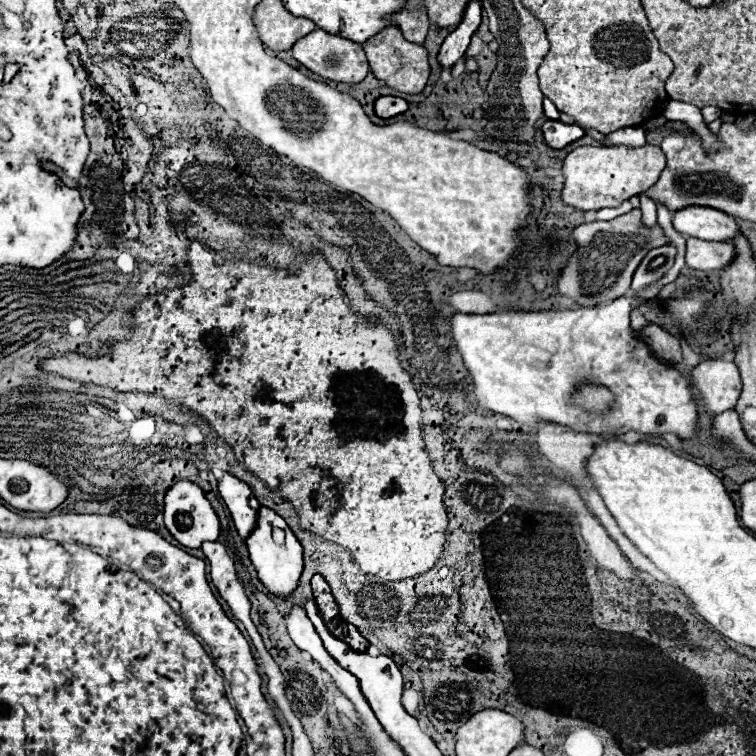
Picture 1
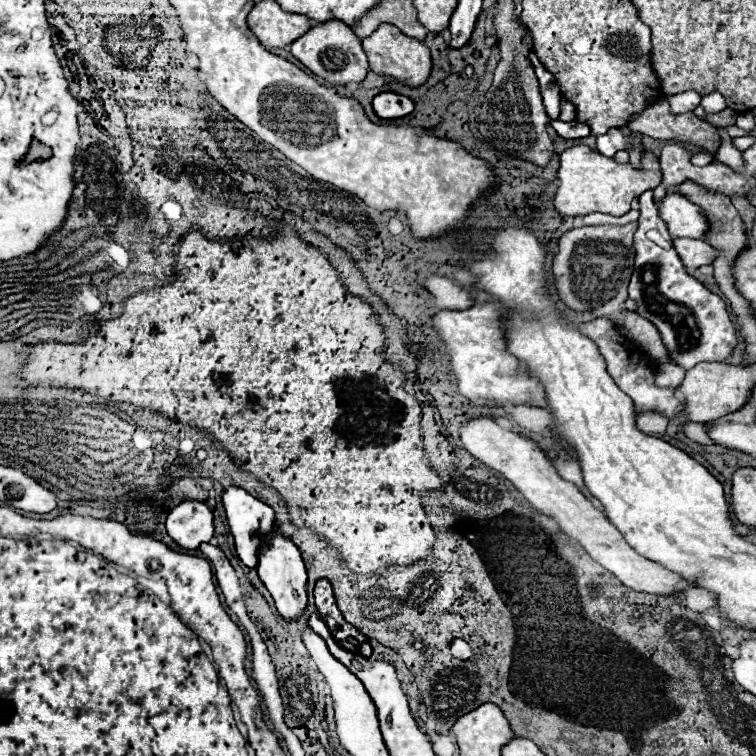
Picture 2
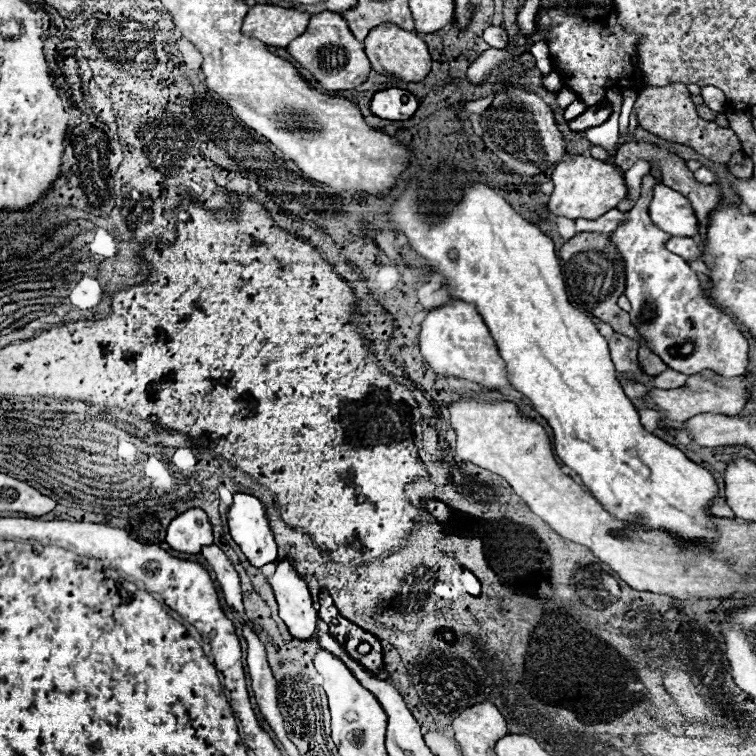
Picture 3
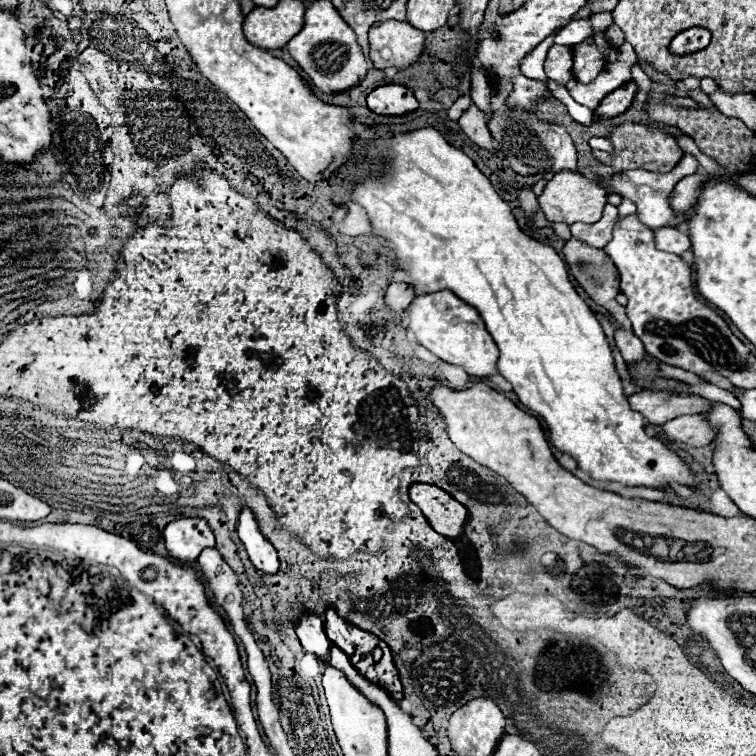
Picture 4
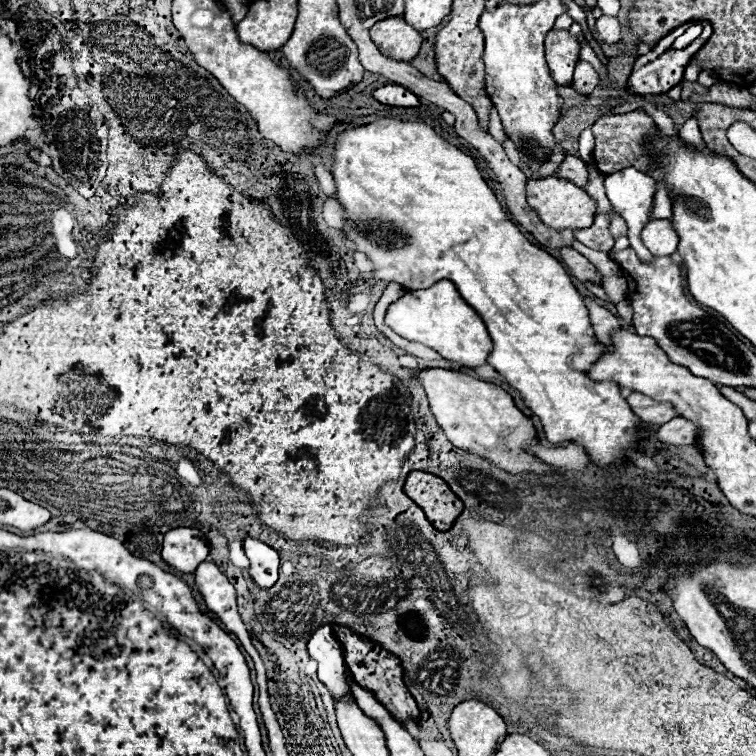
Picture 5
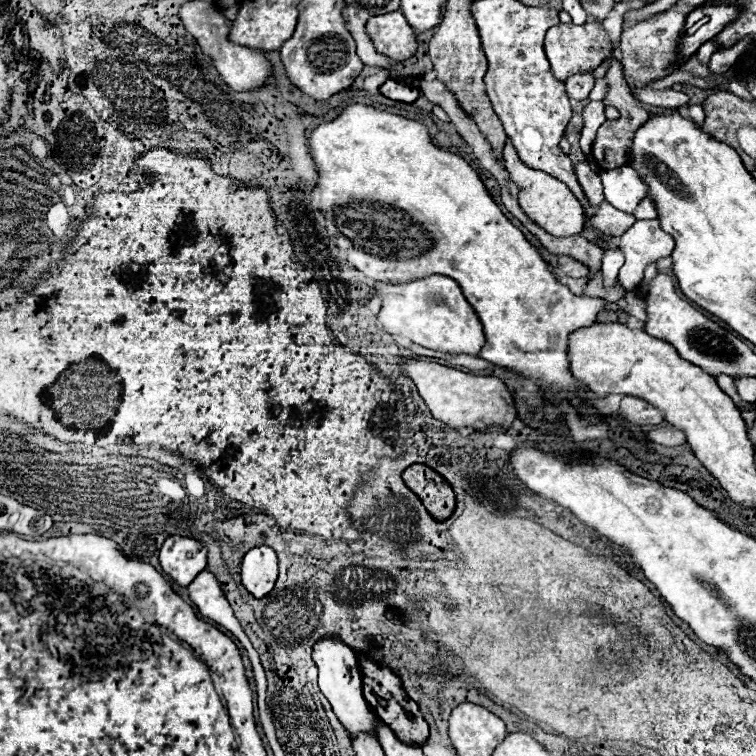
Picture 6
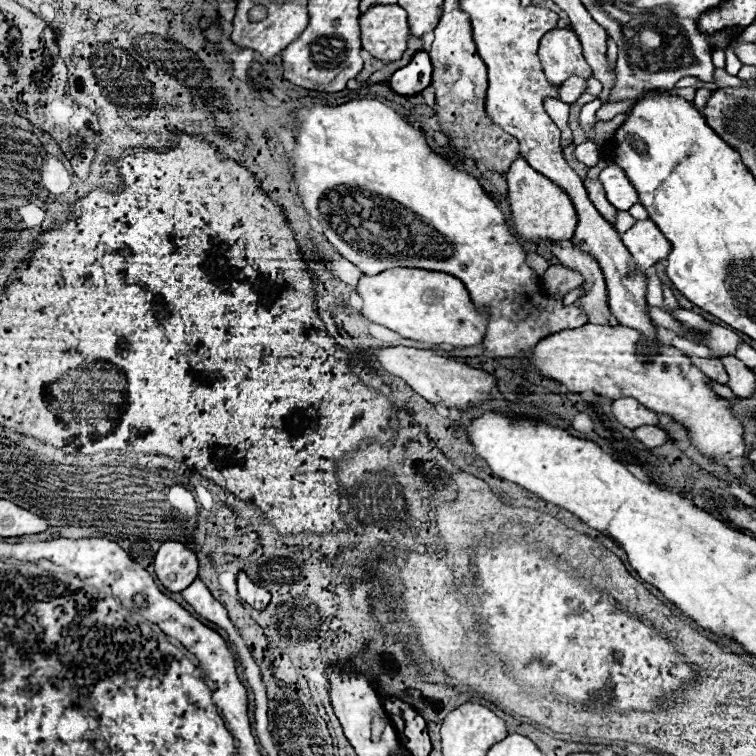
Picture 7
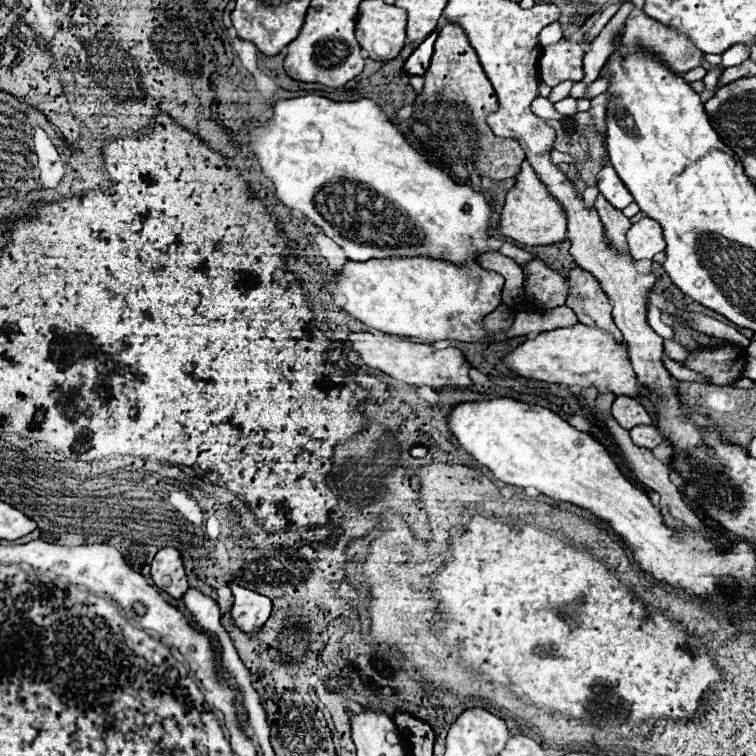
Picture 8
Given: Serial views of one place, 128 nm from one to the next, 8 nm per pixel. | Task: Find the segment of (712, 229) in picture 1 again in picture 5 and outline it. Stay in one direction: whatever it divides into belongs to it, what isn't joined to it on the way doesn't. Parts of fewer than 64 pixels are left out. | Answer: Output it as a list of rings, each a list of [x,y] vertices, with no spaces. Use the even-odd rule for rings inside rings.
[[[690,118],[682,128],[680,128],[680,138],[690,146],[690,148],[704,148],[704,142],[702,142],[702,136],[700,136],[700,130],[698,130],[698,124],[696,124],[696,118]],[[624,168],[616,174],[608,174],[604,180],[604,188],[606,188],[606,196],[612,202],[612,206],[618,208],[618,212],[622,214],[622,218],[628,222],[628,234],[630,247],[632,247],[642,262],[651,262],[653,255],[644,247],[641,242],[640,234],[644,224],[648,224],[652,220],[652,206],[654,206],[654,194],[656,194],[656,184],[658,180],[636,170],[636,168]]]

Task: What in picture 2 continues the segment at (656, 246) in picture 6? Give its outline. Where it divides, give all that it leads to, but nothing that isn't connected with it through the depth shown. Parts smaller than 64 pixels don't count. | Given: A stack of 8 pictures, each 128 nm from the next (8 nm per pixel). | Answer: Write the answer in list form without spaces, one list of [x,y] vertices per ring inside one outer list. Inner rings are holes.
[[[676,238],[674,248],[684,266],[694,266],[694,268],[712,264],[712,260],[716,260],[716,254],[720,254],[716,248],[710,248],[708,242],[694,238]]]

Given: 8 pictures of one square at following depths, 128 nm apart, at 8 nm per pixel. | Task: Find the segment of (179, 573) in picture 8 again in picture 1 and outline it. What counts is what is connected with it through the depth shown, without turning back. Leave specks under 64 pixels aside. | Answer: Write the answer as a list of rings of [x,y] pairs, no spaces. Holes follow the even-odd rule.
[[[180,480],[166,490],[164,522],[166,522],[166,528],[170,530],[170,534],[182,546],[188,546],[188,548],[200,548],[200,544],[204,544],[208,540],[218,540],[218,534],[220,534],[220,522],[218,522],[218,516],[216,516],[212,504],[206,500],[202,488],[190,480]]]

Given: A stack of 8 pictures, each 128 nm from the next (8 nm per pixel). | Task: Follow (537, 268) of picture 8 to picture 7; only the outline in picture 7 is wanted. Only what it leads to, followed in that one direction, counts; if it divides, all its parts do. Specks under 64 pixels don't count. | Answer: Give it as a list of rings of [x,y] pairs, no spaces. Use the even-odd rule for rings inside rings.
[[[562,264],[550,266],[542,276],[542,286],[548,292],[558,292],[560,296],[570,292],[572,288],[578,288],[582,282],[584,278],[578,272],[570,272],[570,268],[564,268]]]

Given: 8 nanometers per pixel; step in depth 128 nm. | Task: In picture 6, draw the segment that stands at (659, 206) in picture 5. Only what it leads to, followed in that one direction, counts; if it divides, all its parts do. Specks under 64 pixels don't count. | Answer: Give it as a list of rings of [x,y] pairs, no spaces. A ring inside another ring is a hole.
[[[646,196],[646,198],[640,202],[640,206],[636,208],[634,216],[636,216],[638,220],[652,220],[652,218],[658,218],[658,210],[654,208],[654,200],[652,200],[650,196]]]

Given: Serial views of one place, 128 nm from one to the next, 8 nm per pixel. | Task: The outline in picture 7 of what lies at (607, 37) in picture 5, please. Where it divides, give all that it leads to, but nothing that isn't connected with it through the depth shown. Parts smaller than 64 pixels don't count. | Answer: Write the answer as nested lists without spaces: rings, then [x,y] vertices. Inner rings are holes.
[[[554,28],[544,34],[538,56],[542,60],[546,78],[554,84],[562,84],[570,76],[592,76],[592,68],[582,58],[582,46],[572,28]]]

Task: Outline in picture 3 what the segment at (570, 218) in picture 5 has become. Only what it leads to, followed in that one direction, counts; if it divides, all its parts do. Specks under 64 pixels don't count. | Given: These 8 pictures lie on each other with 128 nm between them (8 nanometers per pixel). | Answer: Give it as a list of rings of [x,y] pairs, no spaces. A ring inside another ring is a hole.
[[[576,156],[568,160],[568,164],[560,162],[552,172],[552,182],[554,182],[554,192],[550,196],[548,210],[556,216],[566,216],[572,220],[576,218],[594,220],[618,208],[618,204],[628,198],[628,184],[624,180],[622,170],[590,156]]]

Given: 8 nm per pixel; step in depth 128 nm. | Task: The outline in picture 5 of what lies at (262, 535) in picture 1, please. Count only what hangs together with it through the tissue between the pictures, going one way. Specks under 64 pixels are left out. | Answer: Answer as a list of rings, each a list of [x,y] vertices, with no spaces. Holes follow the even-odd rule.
[[[324,624],[312,632],[308,640],[308,652],[318,662],[318,678],[326,684],[332,696],[346,696],[350,686],[346,684],[346,666],[342,646],[332,634],[332,626]]]

